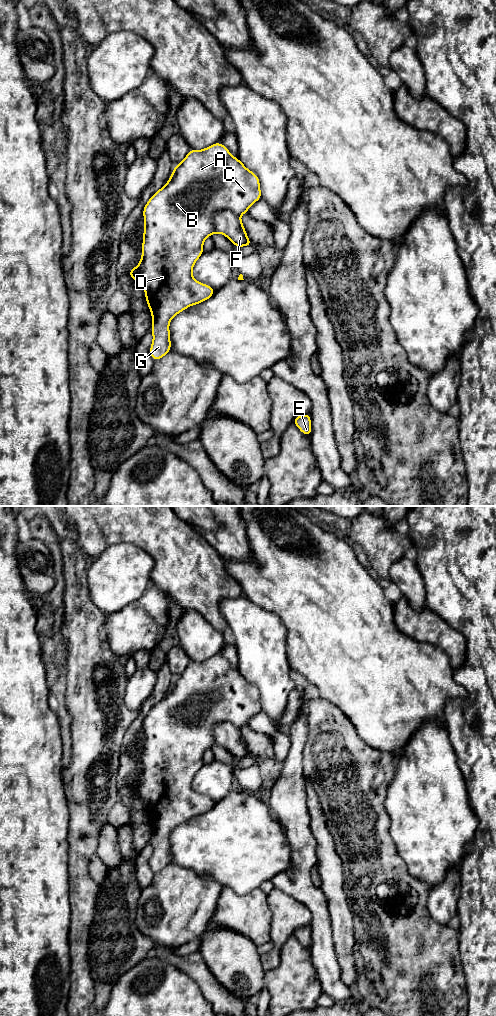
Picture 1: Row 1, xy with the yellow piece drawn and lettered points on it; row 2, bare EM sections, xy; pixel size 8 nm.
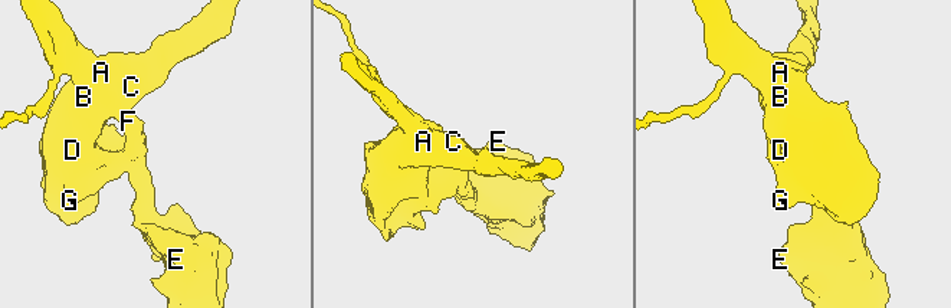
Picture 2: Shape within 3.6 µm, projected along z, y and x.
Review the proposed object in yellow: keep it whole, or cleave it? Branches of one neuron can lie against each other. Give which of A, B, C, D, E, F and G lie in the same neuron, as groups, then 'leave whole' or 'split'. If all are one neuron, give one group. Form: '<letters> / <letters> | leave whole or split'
A B C D G / E F | split

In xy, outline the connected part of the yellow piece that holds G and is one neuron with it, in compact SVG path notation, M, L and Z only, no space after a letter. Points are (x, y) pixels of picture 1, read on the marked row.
M216 142L202 150L190 149L183 161L175 165L167 183L144 206L142 257L138 266L129 269L128 273L144 288L145 299L152 314L153 341L149 353L154 361L171 352L169 324L173 317L190 306L208 300L216 292L213 287L196 281L192 276L194 264L204 253L204 240L215 233L214 216L221 210L229 210L239 217L248 213L250 206L261 198L258 176L232 156L226 146Z

